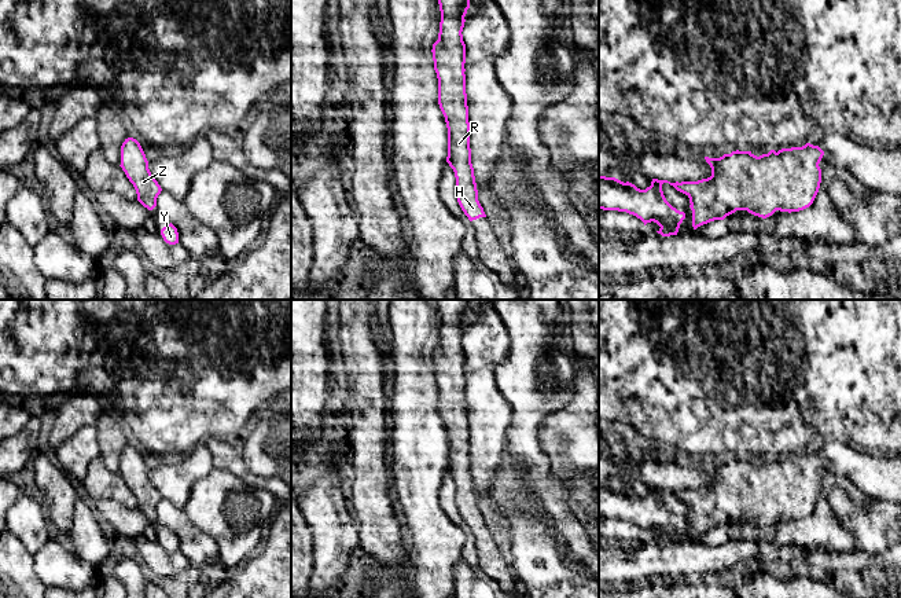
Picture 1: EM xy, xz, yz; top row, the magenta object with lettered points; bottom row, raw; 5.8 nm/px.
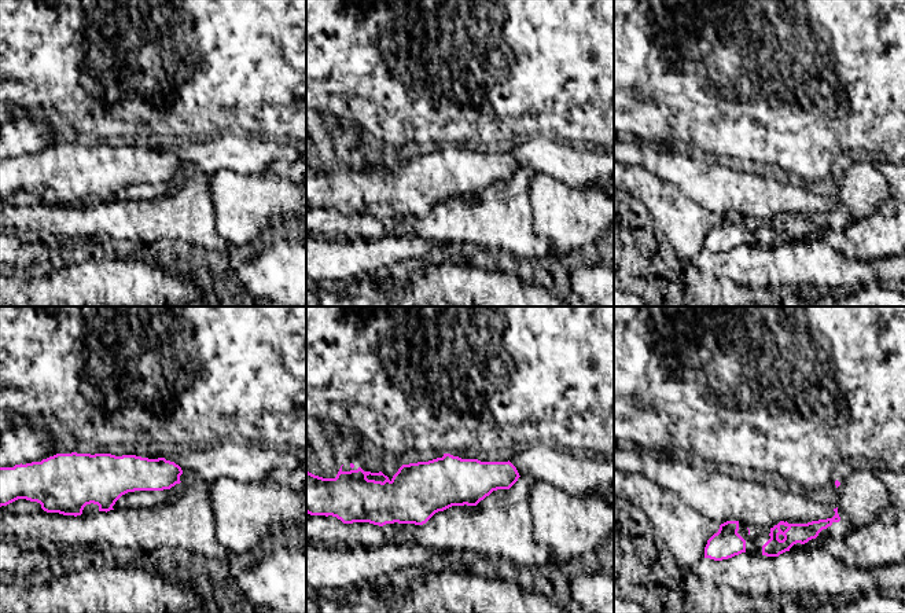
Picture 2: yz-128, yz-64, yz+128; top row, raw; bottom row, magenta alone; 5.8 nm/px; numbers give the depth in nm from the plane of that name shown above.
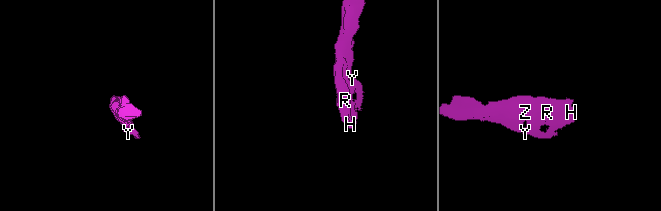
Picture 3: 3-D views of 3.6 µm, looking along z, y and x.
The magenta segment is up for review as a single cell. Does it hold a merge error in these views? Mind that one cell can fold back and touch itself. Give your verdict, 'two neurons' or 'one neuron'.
one neuron

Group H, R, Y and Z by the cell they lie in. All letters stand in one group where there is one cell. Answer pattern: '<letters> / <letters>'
H R Y Z

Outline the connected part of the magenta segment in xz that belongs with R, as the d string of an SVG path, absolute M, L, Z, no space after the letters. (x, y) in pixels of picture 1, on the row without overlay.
M437 300L441 319L438 348L433 352L434 378L438 386L438 412L448 436L446 470L455 480L455 503L470 529L486 525L478 509L471 472L470 430L466 401L464 324L472 300Z

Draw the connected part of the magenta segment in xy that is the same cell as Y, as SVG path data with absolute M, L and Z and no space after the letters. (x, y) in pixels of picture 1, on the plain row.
M170 531L166 532L162 538L161 538L161 543L163 546L163 549L169 553L176 553L179 551L179 540L177 536Z

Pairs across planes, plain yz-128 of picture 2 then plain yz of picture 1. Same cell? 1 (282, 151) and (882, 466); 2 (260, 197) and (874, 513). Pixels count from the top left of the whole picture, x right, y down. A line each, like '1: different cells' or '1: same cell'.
1: same cell
2: same cell

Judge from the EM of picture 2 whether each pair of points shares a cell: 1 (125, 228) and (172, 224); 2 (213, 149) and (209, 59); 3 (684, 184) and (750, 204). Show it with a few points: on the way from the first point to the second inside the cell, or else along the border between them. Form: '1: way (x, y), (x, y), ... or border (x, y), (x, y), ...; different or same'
1: way (136, 224), (161, 224); same
2: border (219, 135), (210, 139), (191, 140); different
3: way (701, 184), (712, 184), (721, 190), (734, 191); same

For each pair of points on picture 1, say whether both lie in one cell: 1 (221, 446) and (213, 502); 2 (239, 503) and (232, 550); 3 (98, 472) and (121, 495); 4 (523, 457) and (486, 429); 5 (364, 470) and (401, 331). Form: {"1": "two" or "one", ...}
{"1": "two", "2": "one", "3": "one", "4": "two", "5": "two"}

